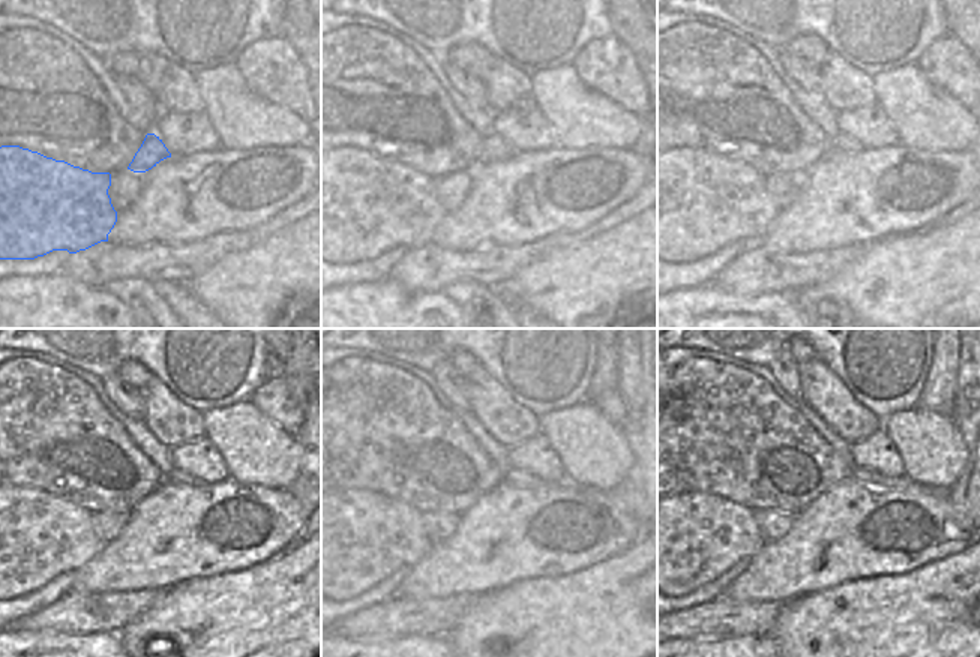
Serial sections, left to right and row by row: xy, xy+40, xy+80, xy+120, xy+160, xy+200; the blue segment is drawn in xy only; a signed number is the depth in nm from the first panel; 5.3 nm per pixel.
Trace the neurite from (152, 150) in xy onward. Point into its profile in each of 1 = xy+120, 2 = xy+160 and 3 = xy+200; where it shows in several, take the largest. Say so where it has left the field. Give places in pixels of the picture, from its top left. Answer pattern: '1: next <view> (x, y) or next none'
1: next xy+120 (176, 476)
2: next xy+160 (520, 477)
3: next xy+200 (874, 480)

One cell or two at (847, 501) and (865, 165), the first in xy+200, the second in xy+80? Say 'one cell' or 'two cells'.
one cell

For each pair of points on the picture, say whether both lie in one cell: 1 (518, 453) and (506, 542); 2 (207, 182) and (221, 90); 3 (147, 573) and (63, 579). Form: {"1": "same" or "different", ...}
{"1": "different", "2": "different", "3": "different"}

